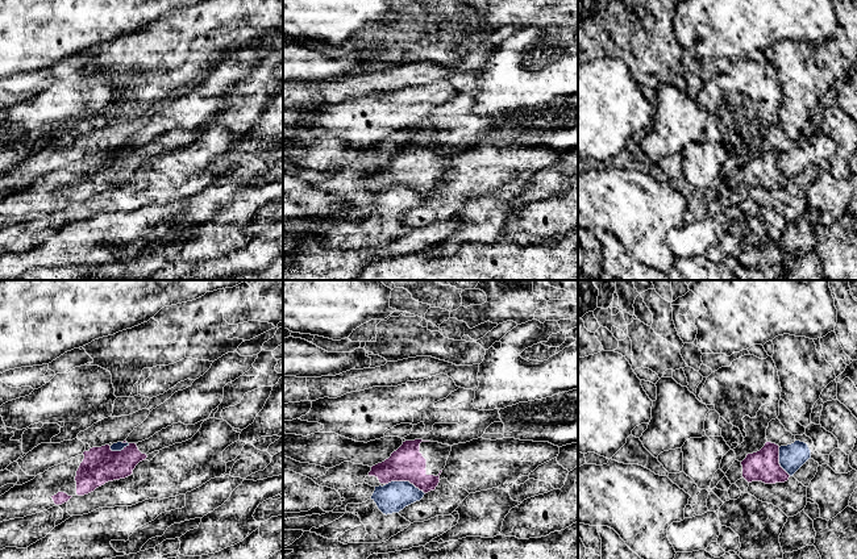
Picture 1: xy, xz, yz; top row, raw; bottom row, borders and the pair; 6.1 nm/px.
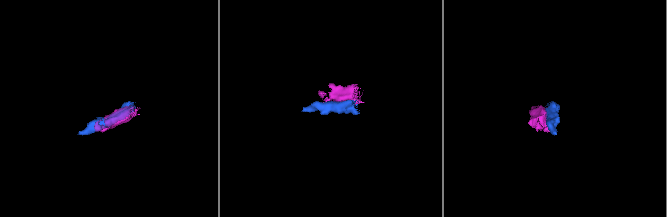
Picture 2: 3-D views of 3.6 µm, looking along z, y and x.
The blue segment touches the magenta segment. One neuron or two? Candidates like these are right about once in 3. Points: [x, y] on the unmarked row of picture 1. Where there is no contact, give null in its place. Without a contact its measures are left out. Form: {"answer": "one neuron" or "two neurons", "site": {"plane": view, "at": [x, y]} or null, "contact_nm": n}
{"answer": "two neurons", "site": {"plane": "xz", "at": [406, 187]}, "contact_nm": 240}

